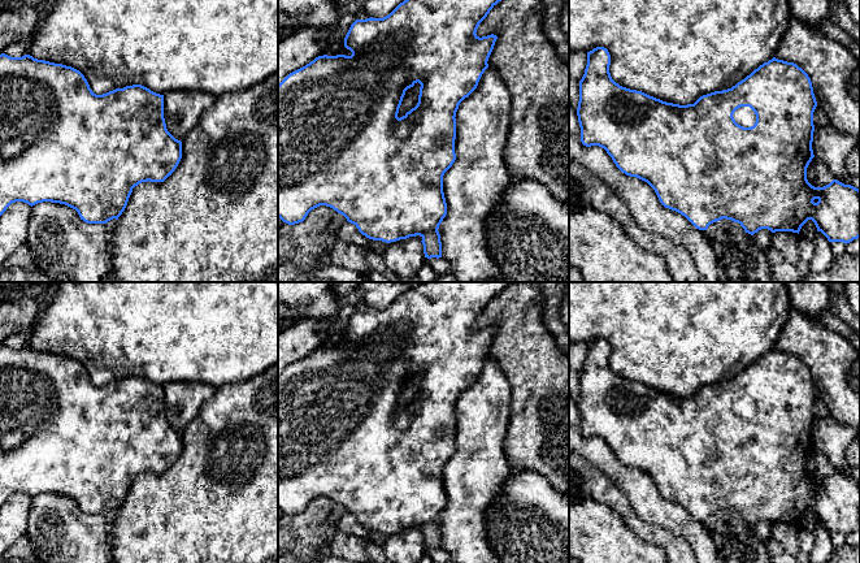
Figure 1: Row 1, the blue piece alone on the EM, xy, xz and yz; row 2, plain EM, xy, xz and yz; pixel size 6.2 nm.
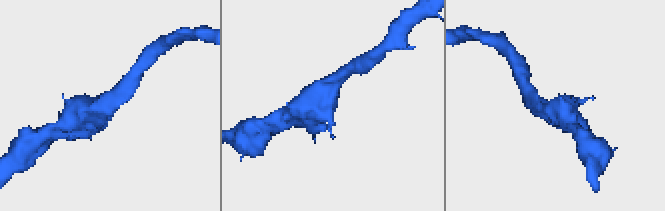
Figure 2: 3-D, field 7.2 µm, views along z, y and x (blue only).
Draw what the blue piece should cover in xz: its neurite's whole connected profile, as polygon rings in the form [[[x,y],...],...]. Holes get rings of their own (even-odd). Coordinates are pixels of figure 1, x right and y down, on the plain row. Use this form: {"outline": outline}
{"outline": [[[417,282],[383,309],[356,311],[344,329],[344,338],[352,343],[351,347],[318,347],[285,368],[278,376],[278,508],[288,516],[295,516],[303,514],[312,501],[326,497],[343,506],[369,530],[391,534],[420,527],[425,549],[442,549],[438,520],[447,506],[443,467],[456,451],[456,403],[460,394],[477,380],[482,365],[488,359],[487,352],[498,330],[494,325],[479,329],[475,324],[490,302],[511,283],[513,282]],[[417,373],[421,376],[418,394],[399,410],[398,404],[405,382]]]}

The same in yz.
{"outline": [[[596,338],[587,343],[577,399],[581,433],[586,438],[604,439],[622,464],[647,473],[665,499],[681,504],[699,521],[726,510],[738,514],[751,527],[761,520],[799,525],[802,517],[812,511],[817,523],[831,534],[847,536],[860,528],[860,481],[837,471],[815,478],[807,471],[807,459],[815,449],[813,403],[817,393],[811,369],[796,355],[773,348],[731,380],[703,386],[687,397],[620,377],[612,371],[609,356],[607,339]]]}

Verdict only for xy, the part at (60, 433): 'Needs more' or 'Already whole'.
Already whole

